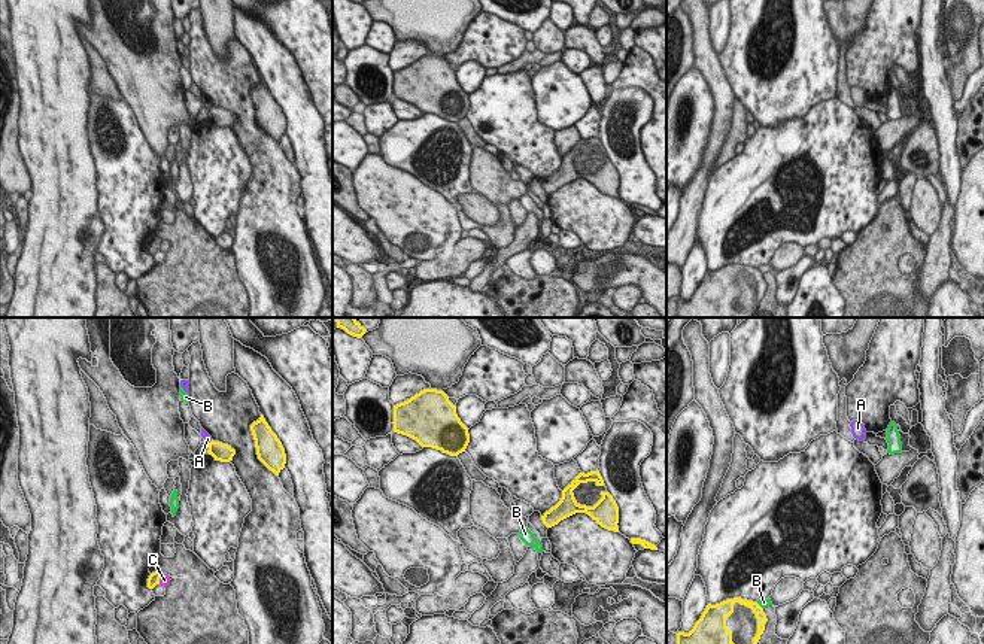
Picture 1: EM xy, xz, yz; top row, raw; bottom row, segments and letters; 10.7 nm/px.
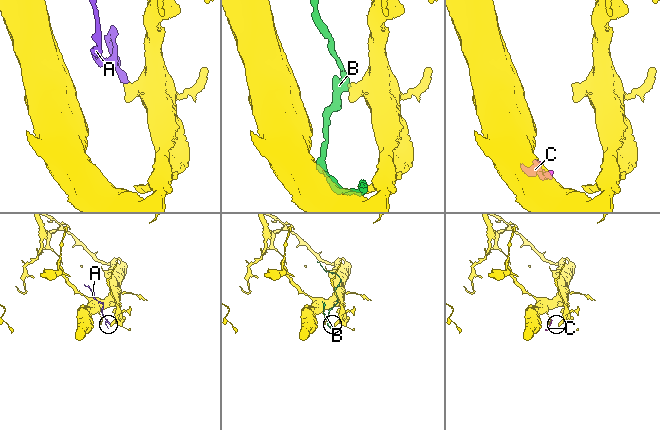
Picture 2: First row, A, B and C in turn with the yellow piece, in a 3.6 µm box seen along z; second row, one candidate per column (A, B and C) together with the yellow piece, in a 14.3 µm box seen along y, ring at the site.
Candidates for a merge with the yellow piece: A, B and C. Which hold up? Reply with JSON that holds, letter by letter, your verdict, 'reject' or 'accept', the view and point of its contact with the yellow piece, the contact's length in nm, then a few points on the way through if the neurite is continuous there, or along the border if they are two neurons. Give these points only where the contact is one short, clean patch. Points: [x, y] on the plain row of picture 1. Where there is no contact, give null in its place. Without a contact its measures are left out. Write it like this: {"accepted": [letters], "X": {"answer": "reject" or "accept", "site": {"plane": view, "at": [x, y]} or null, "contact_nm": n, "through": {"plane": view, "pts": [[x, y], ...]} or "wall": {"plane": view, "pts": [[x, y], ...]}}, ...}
{"accepted": [], "A": {"answer": "reject", "site": {"plane": "xy", "at": [210, 108]}, "contact_nm": 70, "wall": {"plane": "xy", "pts": [[212, 106], [207, 109]]}}, "B": {"answer": "reject", "site": {"plane": "yz", "at": [759, 272]}, "contact_nm": 110}, "C": {"answer": "reject", "site": {"plane": "xy", "at": [160, 243]}, "contact_nm": 120, "wall": {"plane": "xy", "pts": [[163, 240], [158, 249]]}}}

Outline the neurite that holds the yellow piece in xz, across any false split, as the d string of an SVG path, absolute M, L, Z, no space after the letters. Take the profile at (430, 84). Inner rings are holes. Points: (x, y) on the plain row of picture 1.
M423 55L410 66L394 72L394 97L458 122L470 109L468 94L456 80L456 72L443 57Z

